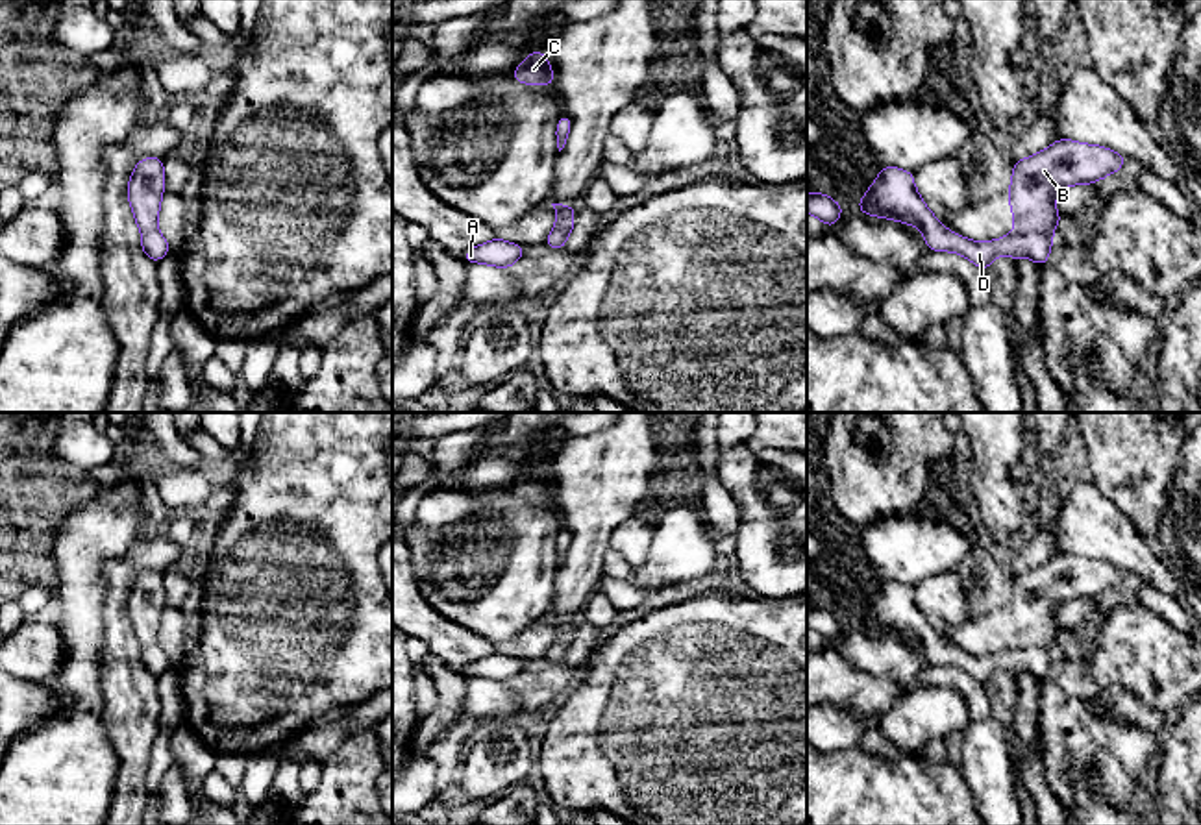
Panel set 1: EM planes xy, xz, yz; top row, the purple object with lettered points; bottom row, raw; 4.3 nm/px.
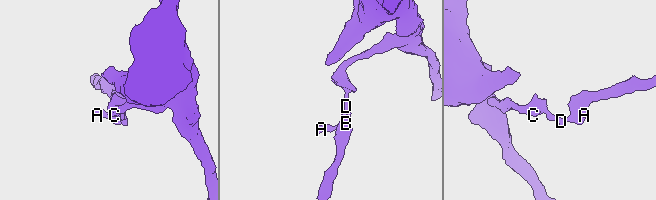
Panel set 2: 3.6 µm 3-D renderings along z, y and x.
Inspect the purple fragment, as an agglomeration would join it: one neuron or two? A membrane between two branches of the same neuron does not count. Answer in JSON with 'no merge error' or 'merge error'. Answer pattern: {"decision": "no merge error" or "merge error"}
{"decision": "merge error"}

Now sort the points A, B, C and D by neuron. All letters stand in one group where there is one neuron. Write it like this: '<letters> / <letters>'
A C D / B

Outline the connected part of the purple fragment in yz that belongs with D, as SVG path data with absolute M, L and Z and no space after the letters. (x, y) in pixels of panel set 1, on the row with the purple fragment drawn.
M881 166L877 179L855 209L870 216L918 226L927 250L960 253L984 272L997 255L1009 255L1012 259L1027 257L1044 266L1053 248L1053 239L1040 231L1014 231L997 240L984 242L975 242L949 231L918 194L914 174L896 166Z

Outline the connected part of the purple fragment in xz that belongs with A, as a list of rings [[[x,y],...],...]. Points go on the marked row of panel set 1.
[[[500,237],[470,248],[463,261],[470,263],[485,263],[489,266],[507,268],[514,266],[514,263],[524,255],[526,246],[505,242]]]

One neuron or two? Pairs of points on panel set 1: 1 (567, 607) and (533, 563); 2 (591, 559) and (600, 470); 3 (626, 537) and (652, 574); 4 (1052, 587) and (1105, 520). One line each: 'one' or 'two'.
1: two
2: one
3: two
4: two

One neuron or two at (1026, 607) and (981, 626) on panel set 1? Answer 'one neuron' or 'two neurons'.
one neuron

